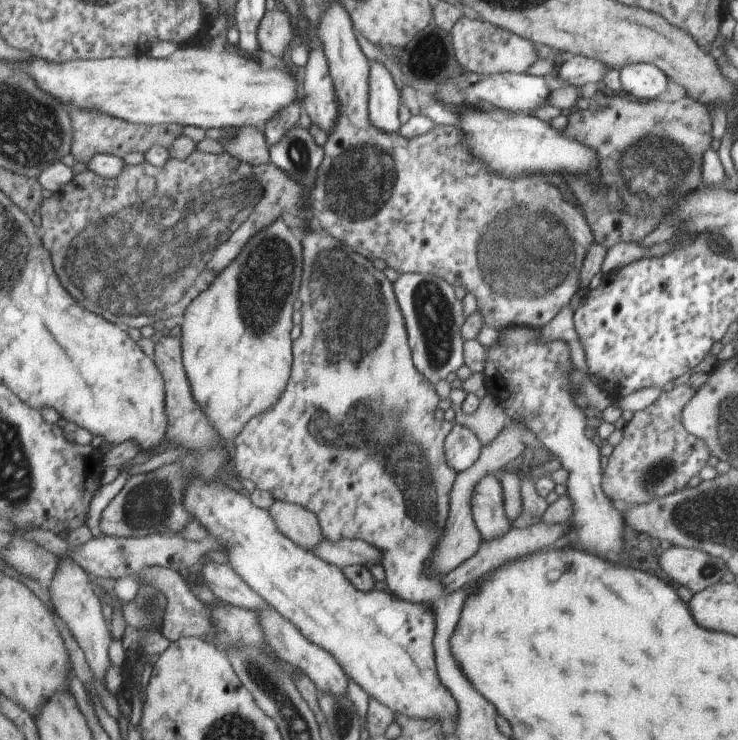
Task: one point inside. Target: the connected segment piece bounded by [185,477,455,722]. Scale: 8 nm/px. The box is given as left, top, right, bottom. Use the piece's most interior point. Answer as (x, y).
(384, 645)

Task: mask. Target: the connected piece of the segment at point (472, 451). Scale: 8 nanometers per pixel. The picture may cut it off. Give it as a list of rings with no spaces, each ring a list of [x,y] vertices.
[[[451,423],[451,431],[445,438],[444,452],[448,466],[457,473],[466,470],[477,460],[482,446],[466,427]]]

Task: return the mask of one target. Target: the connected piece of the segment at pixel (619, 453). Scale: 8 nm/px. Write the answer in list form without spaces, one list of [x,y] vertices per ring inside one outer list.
[[[686,385],[676,386],[669,392],[661,392],[652,404],[633,413],[621,430],[621,442],[613,447],[605,464],[603,490],[613,502],[621,500],[639,505],[681,491],[687,480],[703,468],[709,450],[705,450],[701,439],[688,434],[681,416],[694,393],[696,389]]]

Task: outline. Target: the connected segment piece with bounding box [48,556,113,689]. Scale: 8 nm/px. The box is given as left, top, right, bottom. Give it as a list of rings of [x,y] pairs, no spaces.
[[[67,556],[62,558],[60,570],[48,590],[56,614],[67,624],[74,639],[83,650],[95,679],[107,689],[105,686],[106,677],[113,666],[111,658],[109,658],[109,646],[113,642],[113,637],[110,622],[105,620],[105,616],[103,616],[103,605],[99,600],[99,595],[93,588],[87,572]]]

